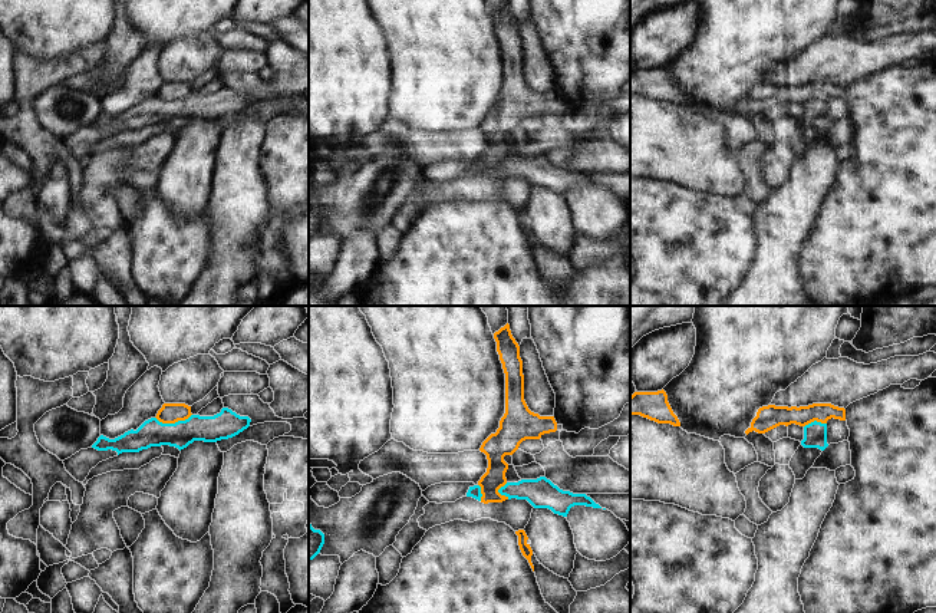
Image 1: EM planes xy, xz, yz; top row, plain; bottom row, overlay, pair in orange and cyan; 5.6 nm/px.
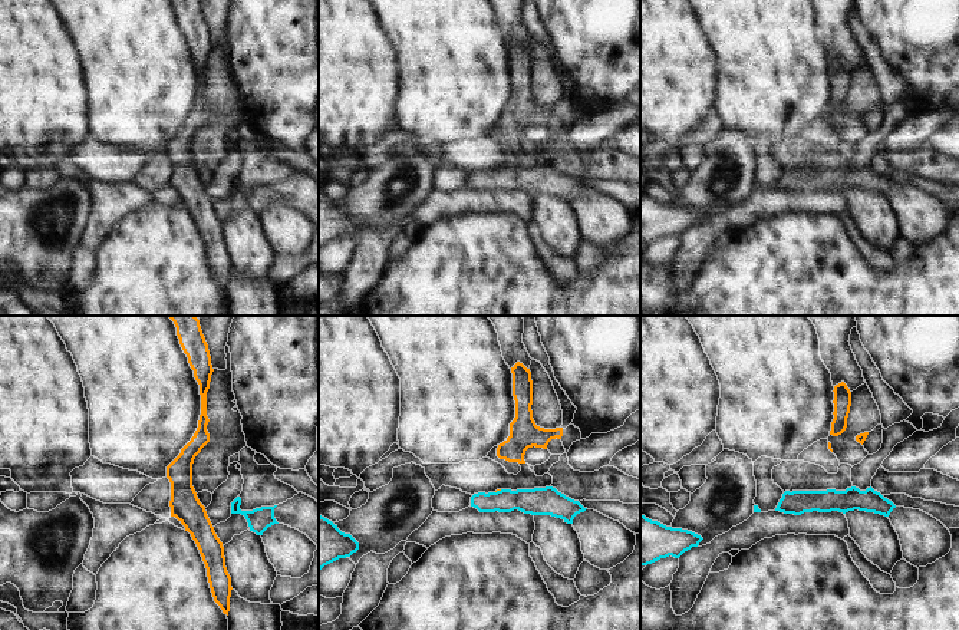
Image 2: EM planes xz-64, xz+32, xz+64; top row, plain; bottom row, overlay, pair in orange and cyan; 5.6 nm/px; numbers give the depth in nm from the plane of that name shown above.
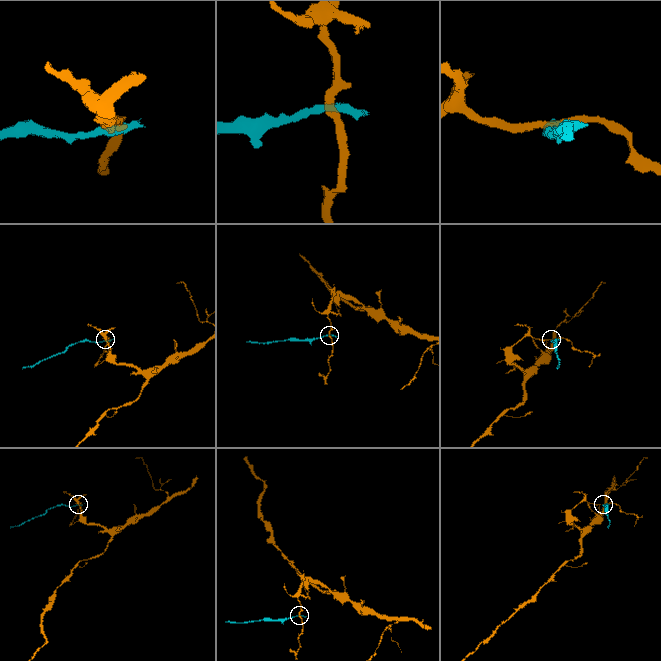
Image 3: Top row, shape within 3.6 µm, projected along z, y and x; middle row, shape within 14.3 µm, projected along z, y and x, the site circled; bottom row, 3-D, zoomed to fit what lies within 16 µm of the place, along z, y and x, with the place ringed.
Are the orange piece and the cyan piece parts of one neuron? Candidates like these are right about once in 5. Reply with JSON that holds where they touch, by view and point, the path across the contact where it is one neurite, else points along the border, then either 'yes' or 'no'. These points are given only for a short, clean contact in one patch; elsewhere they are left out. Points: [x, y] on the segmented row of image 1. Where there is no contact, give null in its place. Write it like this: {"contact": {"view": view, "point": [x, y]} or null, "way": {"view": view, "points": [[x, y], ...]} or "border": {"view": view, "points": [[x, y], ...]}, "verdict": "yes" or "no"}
{"contact": {"view": "xy", "point": [172, 422]}, "border": {"view": "xy", "points": [[191, 414], [174, 422], [160, 422], [155, 418]]}, "verdict": "no"}

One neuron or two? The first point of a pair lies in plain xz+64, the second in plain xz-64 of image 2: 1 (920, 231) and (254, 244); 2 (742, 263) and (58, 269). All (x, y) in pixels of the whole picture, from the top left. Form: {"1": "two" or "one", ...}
{"1": "two", "2": "two"}

